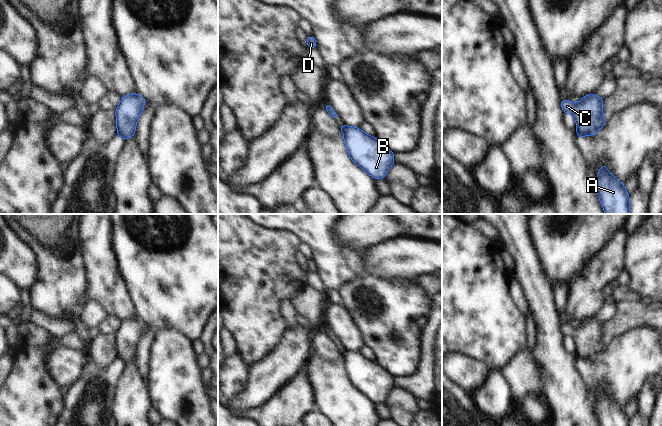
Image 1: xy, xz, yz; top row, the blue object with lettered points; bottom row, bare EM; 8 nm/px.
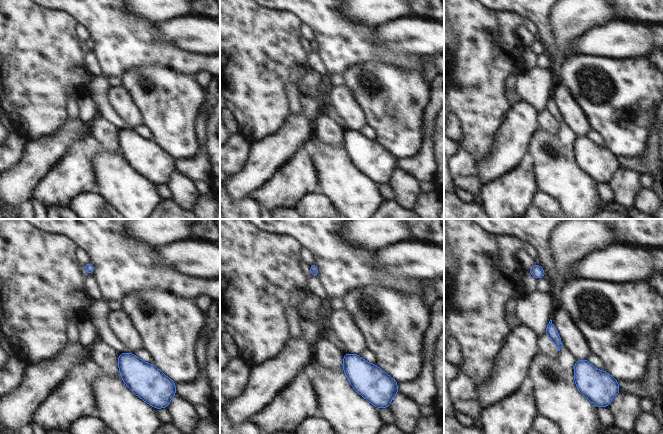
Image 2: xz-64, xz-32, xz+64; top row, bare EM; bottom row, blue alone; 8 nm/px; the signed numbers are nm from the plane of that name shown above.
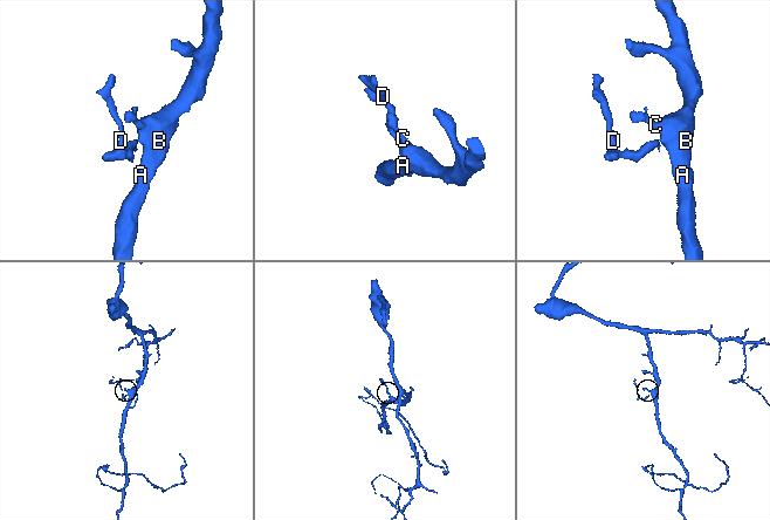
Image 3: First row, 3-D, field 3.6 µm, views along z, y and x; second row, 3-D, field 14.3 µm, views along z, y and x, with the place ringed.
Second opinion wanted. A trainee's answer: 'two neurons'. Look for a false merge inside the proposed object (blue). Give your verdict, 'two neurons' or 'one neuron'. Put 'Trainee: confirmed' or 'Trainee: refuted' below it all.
two neurons
Trainee: confirmed

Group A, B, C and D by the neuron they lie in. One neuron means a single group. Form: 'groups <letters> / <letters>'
groups A B C / D

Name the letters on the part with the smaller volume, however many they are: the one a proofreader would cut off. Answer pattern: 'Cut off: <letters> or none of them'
Cut off: D

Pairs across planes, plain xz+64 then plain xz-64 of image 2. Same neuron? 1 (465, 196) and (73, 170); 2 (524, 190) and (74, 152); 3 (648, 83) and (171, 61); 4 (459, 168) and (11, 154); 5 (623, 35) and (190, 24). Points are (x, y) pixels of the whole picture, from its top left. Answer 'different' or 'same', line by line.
1: same
2: same
3: different
4: same
5: same

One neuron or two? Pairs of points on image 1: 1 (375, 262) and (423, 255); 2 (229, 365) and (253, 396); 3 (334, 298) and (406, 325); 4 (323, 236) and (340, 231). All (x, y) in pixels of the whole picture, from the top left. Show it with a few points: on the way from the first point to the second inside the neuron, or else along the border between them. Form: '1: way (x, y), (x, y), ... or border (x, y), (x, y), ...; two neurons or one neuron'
1: way (387, 258), (392, 256), (411, 256); one neuron
2: border (248, 366), (245, 386), (233, 398), (228, 400); two neurons
3: border (337, 291), (342, 304); two neurons
4: border (334, 224), (335, 238), (353, 246); two neurons

